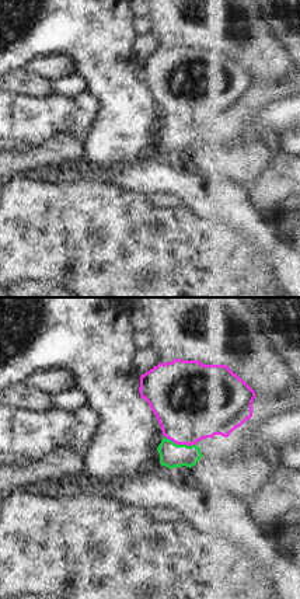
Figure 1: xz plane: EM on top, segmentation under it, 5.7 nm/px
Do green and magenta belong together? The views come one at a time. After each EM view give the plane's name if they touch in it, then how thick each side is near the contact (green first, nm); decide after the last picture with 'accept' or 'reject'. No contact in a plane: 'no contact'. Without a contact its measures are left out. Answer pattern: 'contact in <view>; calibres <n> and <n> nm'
contact in xz; calibres 140 and 440 nm

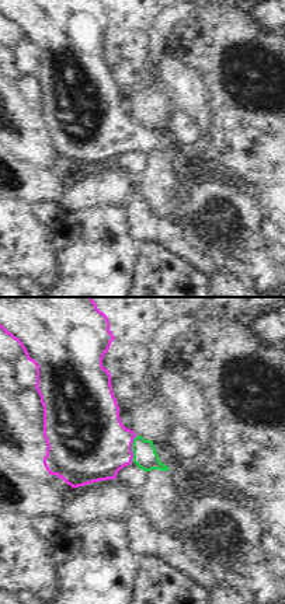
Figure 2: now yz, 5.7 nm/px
contact in yz; calibres 140 and 440 nm

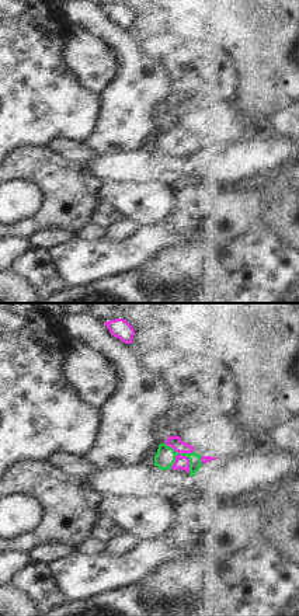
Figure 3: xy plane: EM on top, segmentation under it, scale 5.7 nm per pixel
contact in xy; calibres 70 and 80 nm

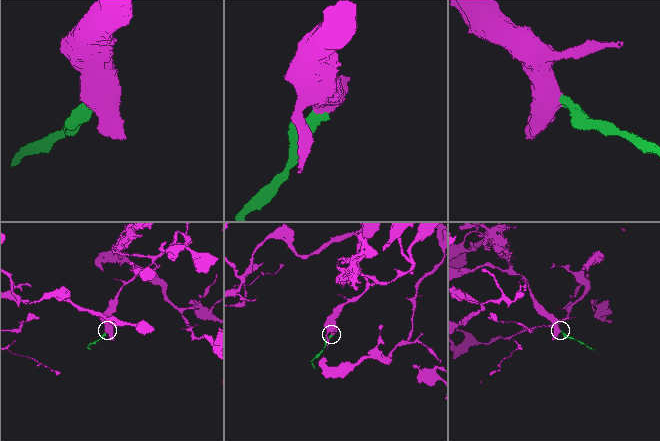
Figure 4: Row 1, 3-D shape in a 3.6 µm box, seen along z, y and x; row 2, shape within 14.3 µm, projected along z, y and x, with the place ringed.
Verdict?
accept

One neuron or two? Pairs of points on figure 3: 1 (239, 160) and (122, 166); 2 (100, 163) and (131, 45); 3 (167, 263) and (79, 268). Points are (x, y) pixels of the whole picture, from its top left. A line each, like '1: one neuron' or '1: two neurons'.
1: one neuron
2: two neurons
3: two neurons

